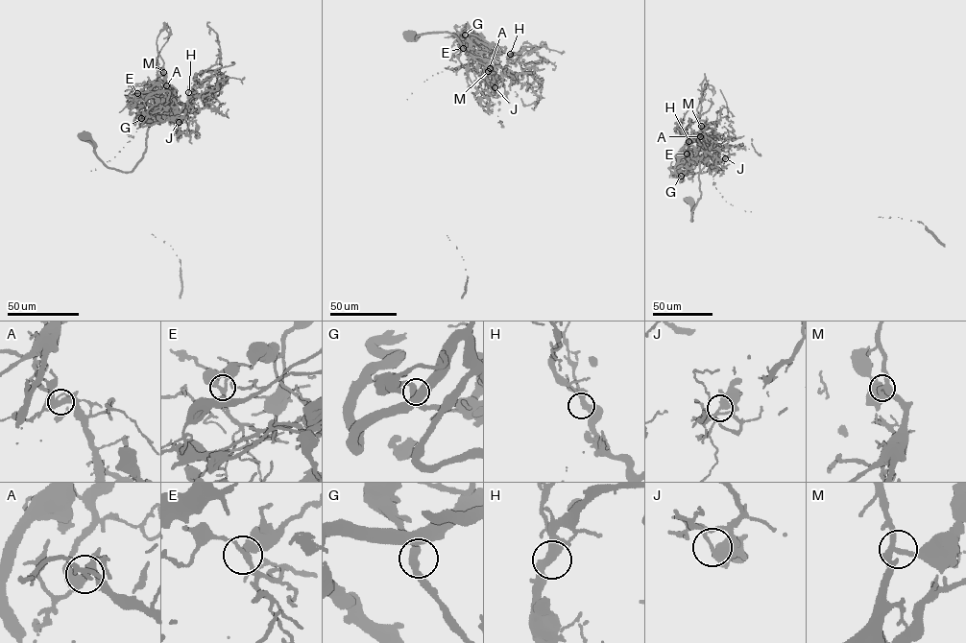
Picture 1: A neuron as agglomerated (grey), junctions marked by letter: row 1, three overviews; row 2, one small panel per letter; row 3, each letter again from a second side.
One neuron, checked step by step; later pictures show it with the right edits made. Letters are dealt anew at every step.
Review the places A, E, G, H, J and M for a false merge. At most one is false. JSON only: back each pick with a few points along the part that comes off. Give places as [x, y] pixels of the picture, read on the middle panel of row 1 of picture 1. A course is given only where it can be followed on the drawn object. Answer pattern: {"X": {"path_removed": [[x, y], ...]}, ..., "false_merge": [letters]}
{"J": {"path_removed": [[495, 87], [507, 91], [499, 83], [495, 88], [502, 127], [461, 297]]}, "false_merge": ["J"]}

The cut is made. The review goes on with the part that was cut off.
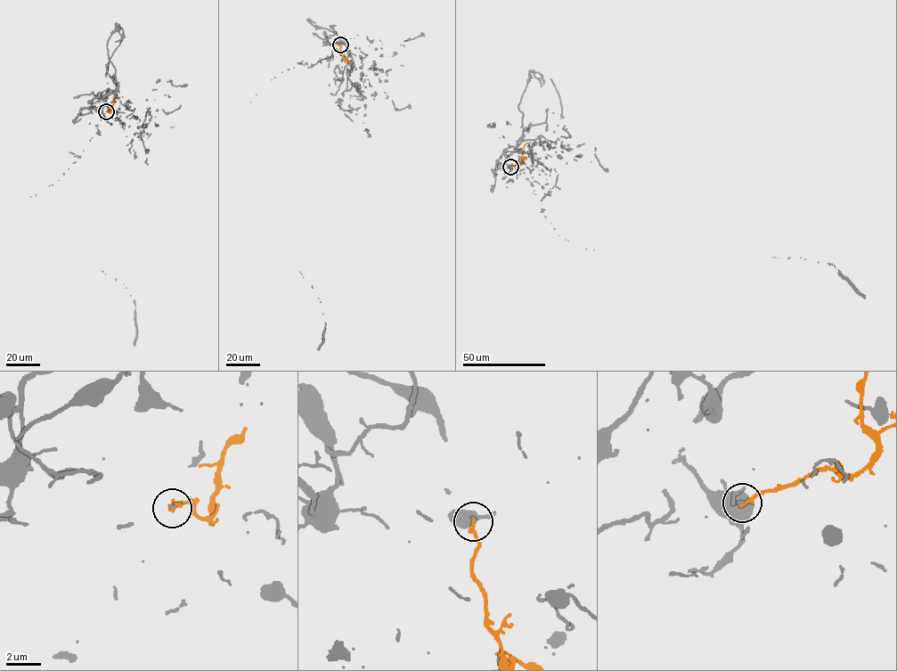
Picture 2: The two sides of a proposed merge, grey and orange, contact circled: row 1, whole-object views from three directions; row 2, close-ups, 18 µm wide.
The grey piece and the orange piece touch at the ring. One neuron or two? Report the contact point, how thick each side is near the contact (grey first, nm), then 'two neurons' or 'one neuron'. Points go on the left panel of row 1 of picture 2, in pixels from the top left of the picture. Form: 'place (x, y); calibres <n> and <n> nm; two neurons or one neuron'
place (106, 111); calibres 110 and 200 nm; two neurons

